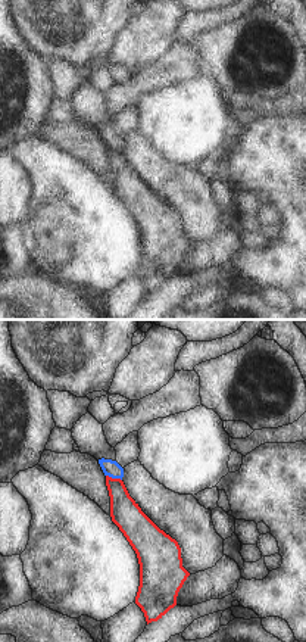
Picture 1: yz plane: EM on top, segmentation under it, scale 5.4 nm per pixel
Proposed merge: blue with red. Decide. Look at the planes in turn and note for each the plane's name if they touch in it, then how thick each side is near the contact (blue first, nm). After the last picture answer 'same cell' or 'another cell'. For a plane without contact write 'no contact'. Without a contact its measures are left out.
yz | 90/160 nm

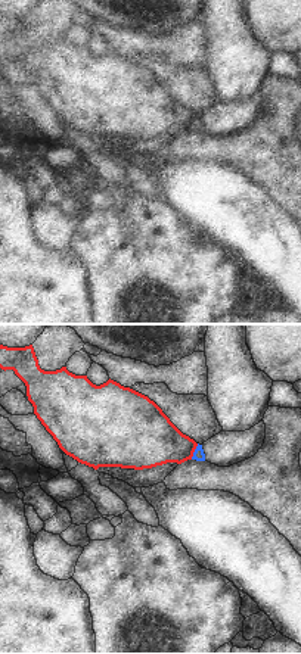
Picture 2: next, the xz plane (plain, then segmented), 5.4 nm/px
xz | 60/300 nm

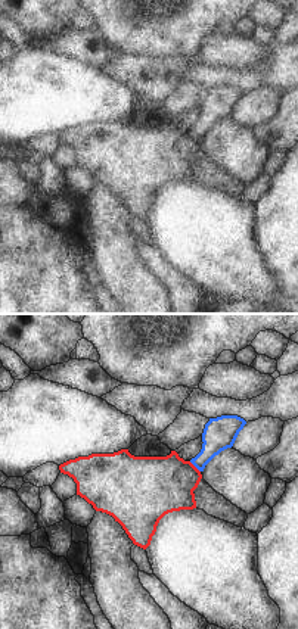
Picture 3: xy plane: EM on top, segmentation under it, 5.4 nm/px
xy | 180/320 nm

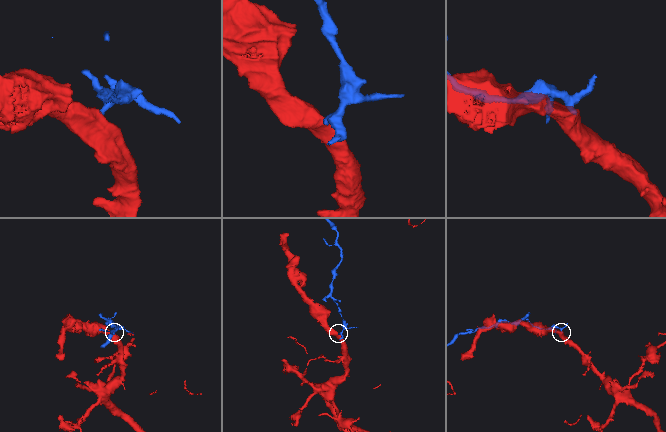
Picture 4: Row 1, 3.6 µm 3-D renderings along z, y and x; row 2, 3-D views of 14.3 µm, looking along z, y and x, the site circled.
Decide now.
another cell

